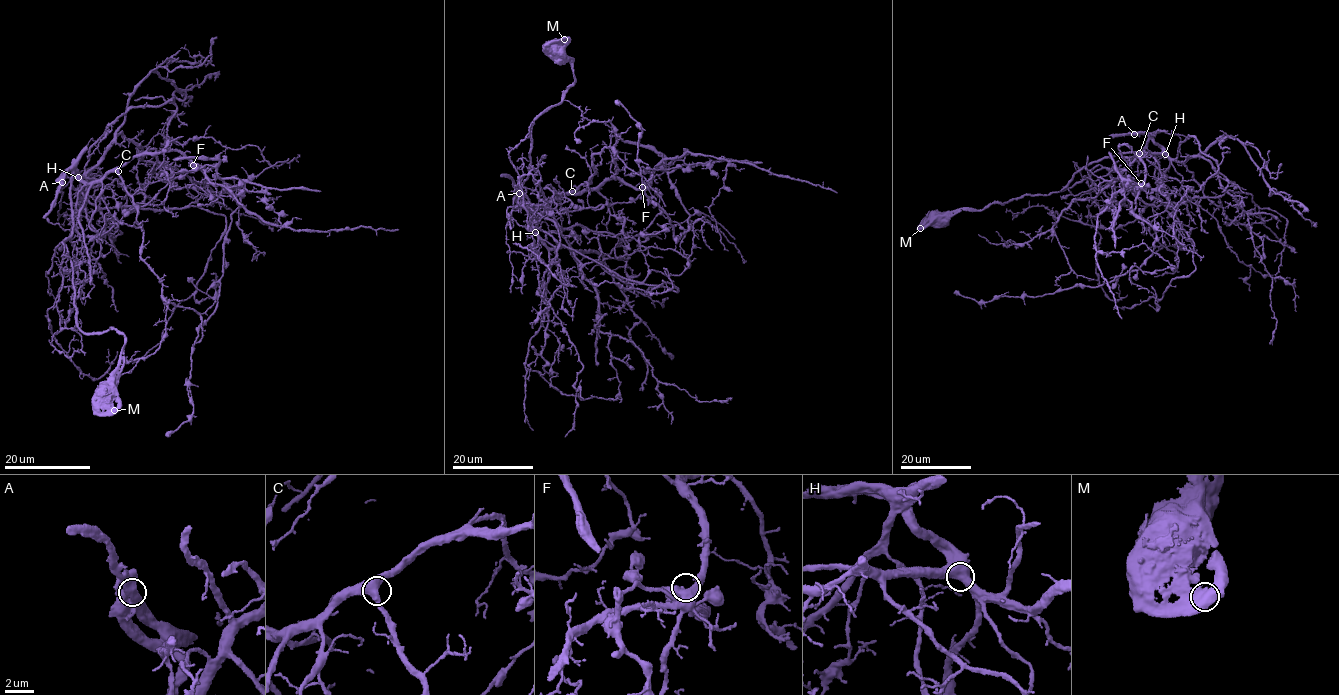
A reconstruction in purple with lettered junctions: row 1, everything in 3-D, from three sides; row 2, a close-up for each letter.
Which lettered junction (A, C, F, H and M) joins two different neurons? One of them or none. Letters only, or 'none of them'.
A

